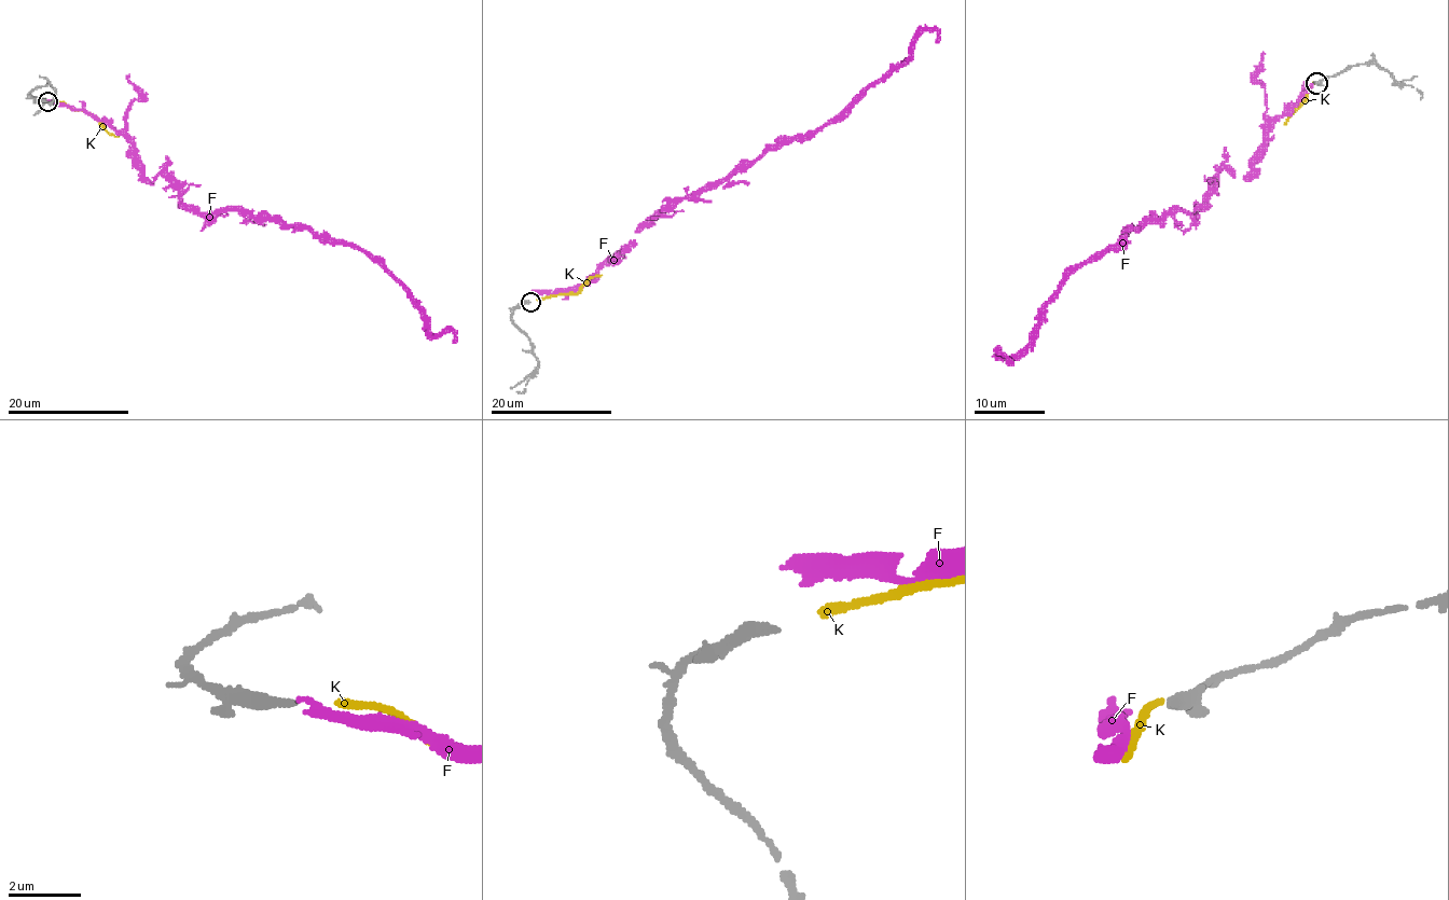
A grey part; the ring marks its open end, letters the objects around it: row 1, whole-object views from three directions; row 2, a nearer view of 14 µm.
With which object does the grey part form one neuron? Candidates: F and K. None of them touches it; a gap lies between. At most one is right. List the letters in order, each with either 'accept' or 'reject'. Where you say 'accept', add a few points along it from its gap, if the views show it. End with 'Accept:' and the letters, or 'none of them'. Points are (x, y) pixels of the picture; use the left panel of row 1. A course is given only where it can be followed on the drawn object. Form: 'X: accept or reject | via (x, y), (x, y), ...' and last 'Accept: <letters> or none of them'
F: reject
K: accept | via (53, 101), (82, 109), (109, 133), (119, 136)
Accept: K

